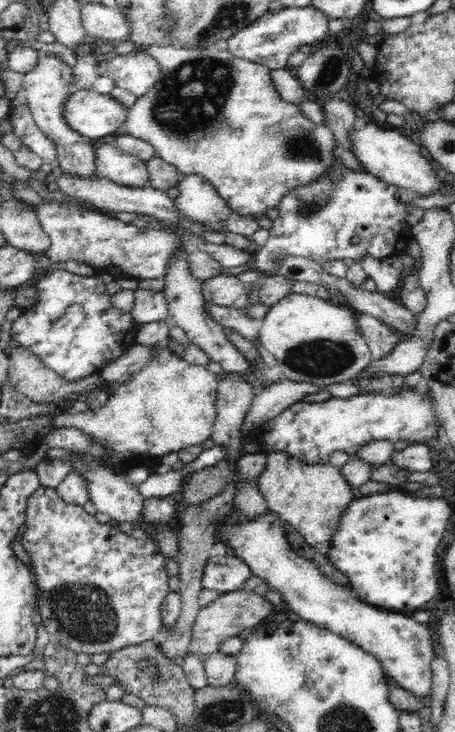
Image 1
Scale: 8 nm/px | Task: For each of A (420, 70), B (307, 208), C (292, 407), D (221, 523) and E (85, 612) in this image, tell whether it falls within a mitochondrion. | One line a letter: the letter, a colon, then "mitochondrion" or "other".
A: other
B: mitochondrion
C: other
D: other
E: mitochondrion

